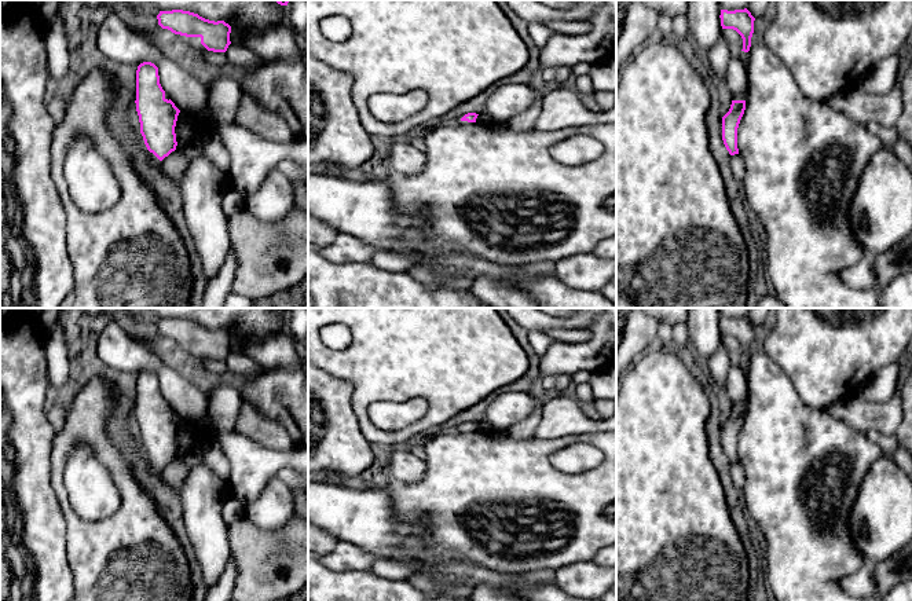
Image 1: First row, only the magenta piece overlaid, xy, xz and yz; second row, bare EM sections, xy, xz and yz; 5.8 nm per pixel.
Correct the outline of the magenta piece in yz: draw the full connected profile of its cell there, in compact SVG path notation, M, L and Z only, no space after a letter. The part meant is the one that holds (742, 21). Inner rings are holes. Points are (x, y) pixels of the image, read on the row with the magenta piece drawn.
M747 8L735 11L721 10L719 18L722 29L733 29L741 36L741 51L748 52L751 47L751 37L754 33L755 21L751 12Z

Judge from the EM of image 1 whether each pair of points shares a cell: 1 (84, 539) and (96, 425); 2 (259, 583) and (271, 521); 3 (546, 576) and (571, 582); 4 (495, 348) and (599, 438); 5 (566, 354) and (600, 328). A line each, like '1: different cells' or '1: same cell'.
1: same cell
2: different cells
3: different cells
4: different cells
5: same cell

